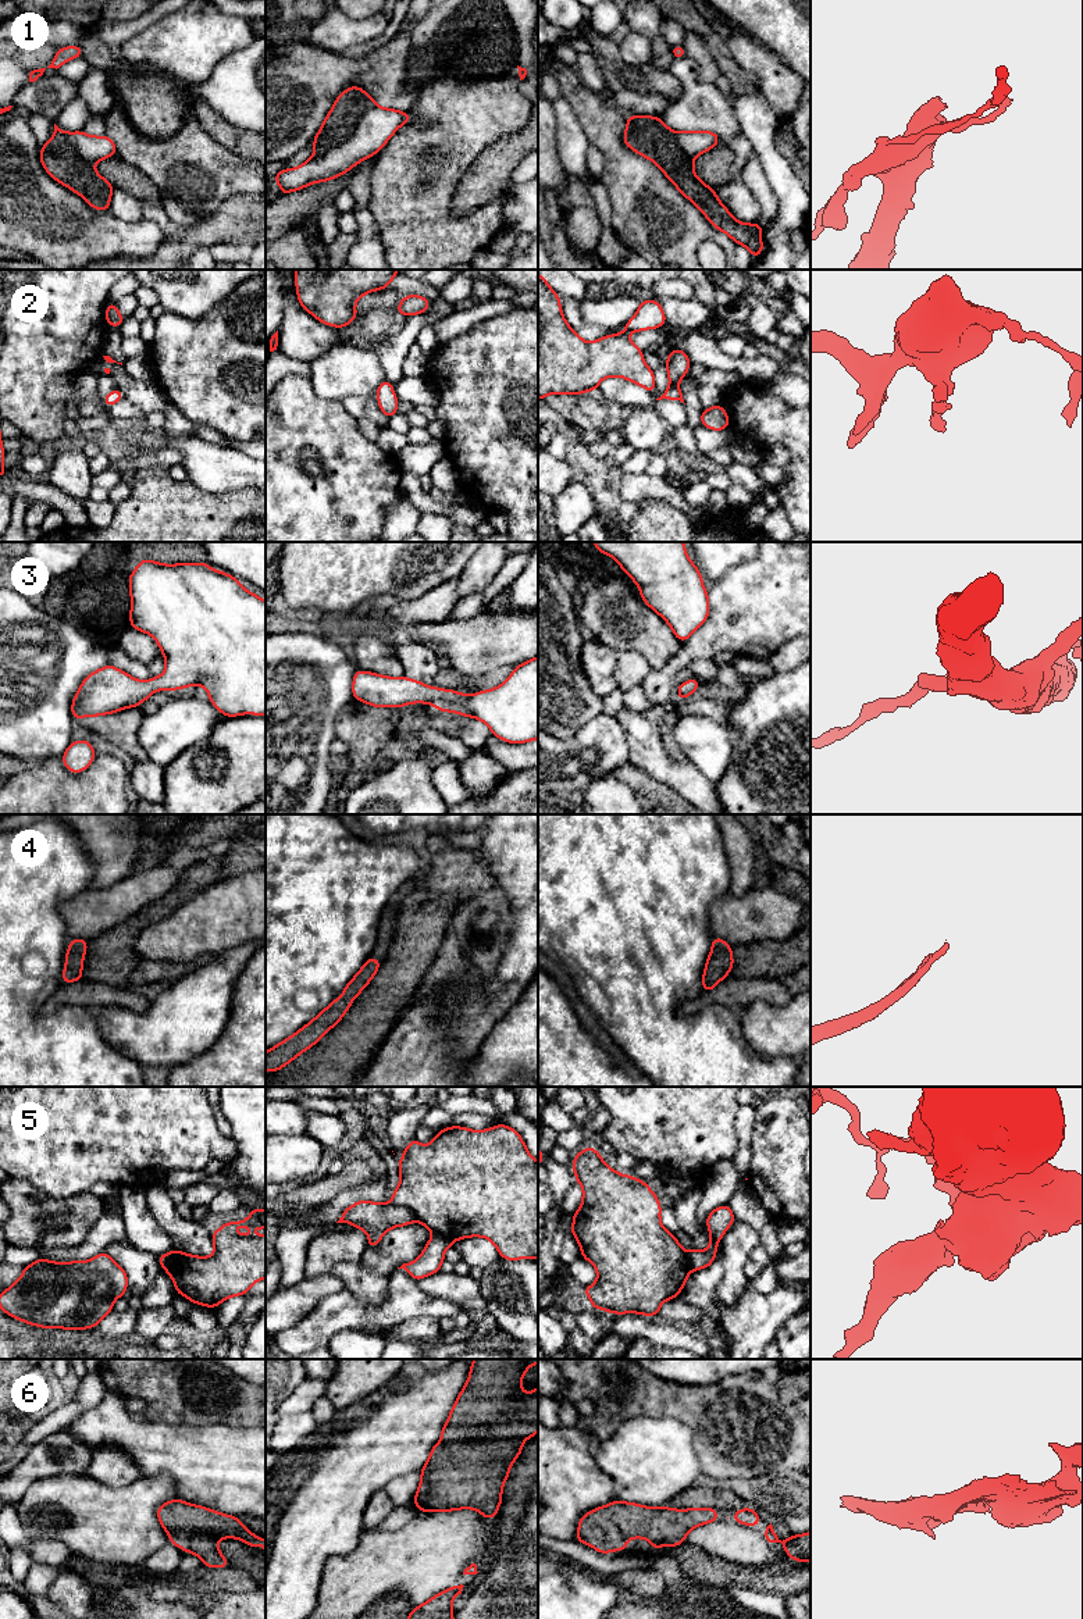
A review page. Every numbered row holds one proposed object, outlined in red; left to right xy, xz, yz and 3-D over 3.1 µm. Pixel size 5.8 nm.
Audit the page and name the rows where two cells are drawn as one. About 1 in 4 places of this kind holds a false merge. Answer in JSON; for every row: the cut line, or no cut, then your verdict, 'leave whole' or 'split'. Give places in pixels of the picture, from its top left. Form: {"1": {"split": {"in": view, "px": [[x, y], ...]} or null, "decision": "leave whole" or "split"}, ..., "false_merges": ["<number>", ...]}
{"1": {"split": {"in": "xz", "px": [[377, 106], [362, 116], [355, 131], [341, 143], [313, 157]]}, "decision": "split"}, "2": {"split": null, "decision": "leave whole"}, "3": {"split": null, "decision": "leave whole"}, "4": {"split": null, "decision": "leave whole"}, "5": {"split": {"in": "xz", "px": [[391, 1202], [406, 1206], [416, 1220]]}, "decision": "split"}, "6": {"split": null, "decision": "leave whole"}, "false_merges": ["1", "5"]}

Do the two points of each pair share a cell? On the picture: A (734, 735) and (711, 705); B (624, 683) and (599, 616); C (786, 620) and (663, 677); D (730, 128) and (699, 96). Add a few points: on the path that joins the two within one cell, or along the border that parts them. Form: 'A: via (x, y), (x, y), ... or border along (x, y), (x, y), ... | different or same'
A: via (730, 728), (718, 712) | same
B: border along (619, 651), (637, 651), (649, 664) | different
C: via (755, 620), (740, 620), (705, 644), (694, 648) | same
D: via (722, 120), (706, 104) | same

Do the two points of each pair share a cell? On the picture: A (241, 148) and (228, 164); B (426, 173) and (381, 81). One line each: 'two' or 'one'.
A: two
B: two

